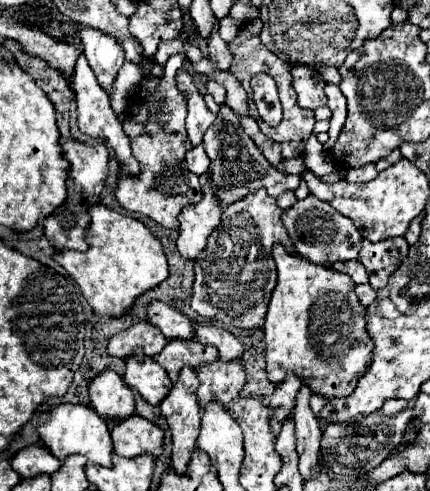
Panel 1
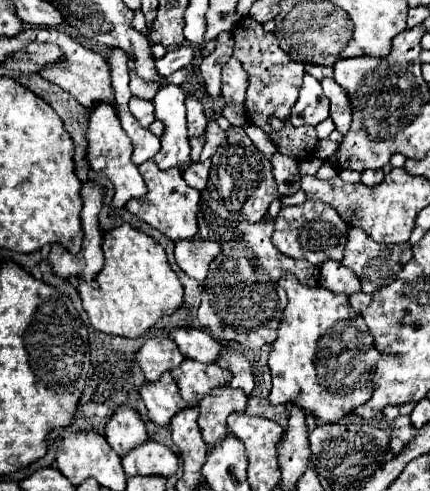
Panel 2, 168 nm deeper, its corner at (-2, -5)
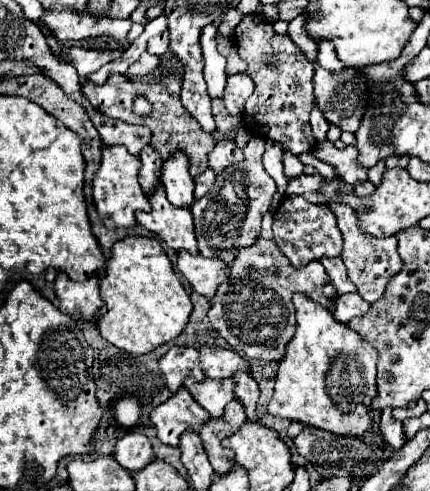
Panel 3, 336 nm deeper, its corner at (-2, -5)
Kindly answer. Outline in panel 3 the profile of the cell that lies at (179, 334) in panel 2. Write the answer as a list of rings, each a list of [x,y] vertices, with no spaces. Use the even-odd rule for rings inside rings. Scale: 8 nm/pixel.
[[[202,347],[200,357],[202,369],[210,379],[228,379],[234,377],[238,371],[250,371],[250,363],[232,349]]]

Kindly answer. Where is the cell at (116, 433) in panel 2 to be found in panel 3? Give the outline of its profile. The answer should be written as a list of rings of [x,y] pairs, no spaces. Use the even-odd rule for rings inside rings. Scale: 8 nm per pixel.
[[[130,431],[118,441],[114,459],[128,473],[136,473],[136,471],[144,469],[148,463],[152,463],[156,457],[154,457],[154,451],[152,451],[148,437],[138,433],[138,431]]]

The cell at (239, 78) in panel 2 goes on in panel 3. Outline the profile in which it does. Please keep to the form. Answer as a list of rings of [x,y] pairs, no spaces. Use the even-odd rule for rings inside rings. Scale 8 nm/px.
[[[238,73],[238,75],[228,77],[226,97],[224,97],[228,113],[234,117],[242,117],[244,103],[252,95],[252,91],[254,91],[254,81],[246,73]]]

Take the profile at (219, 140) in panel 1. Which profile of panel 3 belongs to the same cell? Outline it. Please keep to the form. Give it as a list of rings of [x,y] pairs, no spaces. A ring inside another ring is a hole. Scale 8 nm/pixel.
[[[252,137],[244,147],[244,161],[232,165],[230,169],[224,169],[224,173],[216,177],[214,187],[200,201],[194,203],[192,215],[198,249],[202,257],[224,259],[226,253],[232,253],[232,249],[250,247],[260,237],[262,215],[270,209],[272,195],[276,193],[274,179],[262,167],[264,147],[266,147],[264,137]]]

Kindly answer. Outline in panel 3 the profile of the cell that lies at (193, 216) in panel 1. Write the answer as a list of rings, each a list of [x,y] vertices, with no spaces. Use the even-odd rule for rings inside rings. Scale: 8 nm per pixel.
[[[178,251],[178,269],[192,289],[208,299],[212,299],[218,287],[230,279],[230,267],[222,259],[206,259],[186,251]]]

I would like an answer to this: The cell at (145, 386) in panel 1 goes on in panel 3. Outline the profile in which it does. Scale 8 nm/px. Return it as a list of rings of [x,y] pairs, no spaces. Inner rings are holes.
[[[184,387],[174,393],[170,401],[158,405],[158,409],[150,413],[150,421],[158,431],[158,439],[170,447],[178,447],[182,433],[198,431],[200,425],[208,423],[210,419],[210,413],[206,413]]]

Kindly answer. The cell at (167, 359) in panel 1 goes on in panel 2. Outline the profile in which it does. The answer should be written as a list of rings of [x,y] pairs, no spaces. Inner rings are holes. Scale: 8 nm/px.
[[[184,359],[174,371],[170,371],[182,399],[192,405],[194,403],[194,393],[198,393],[198,399],[202,399],[206,393],[210,393],[210,389],[220,387],[220,385],[228,385],[230,381],[230,371],[222,369],[216,363],[200,363],[194,359]]]

